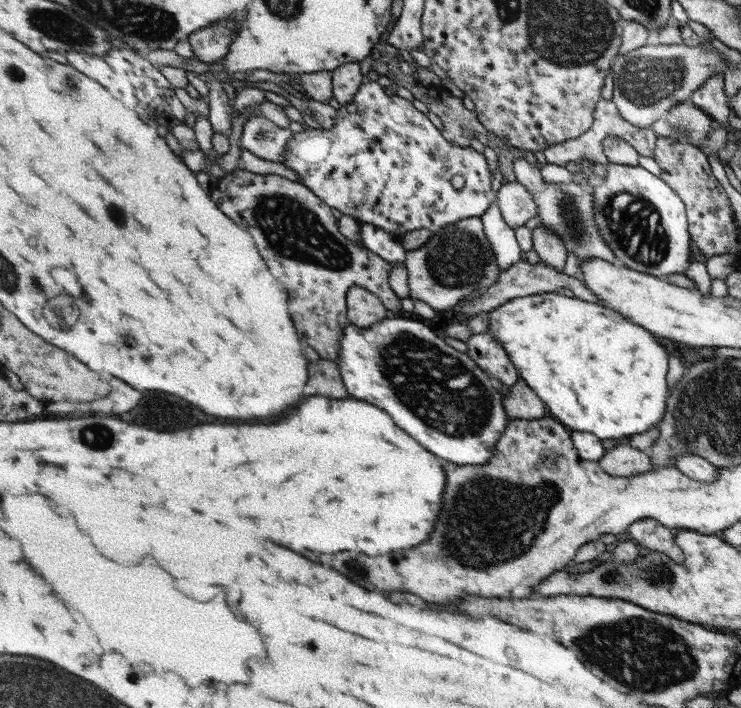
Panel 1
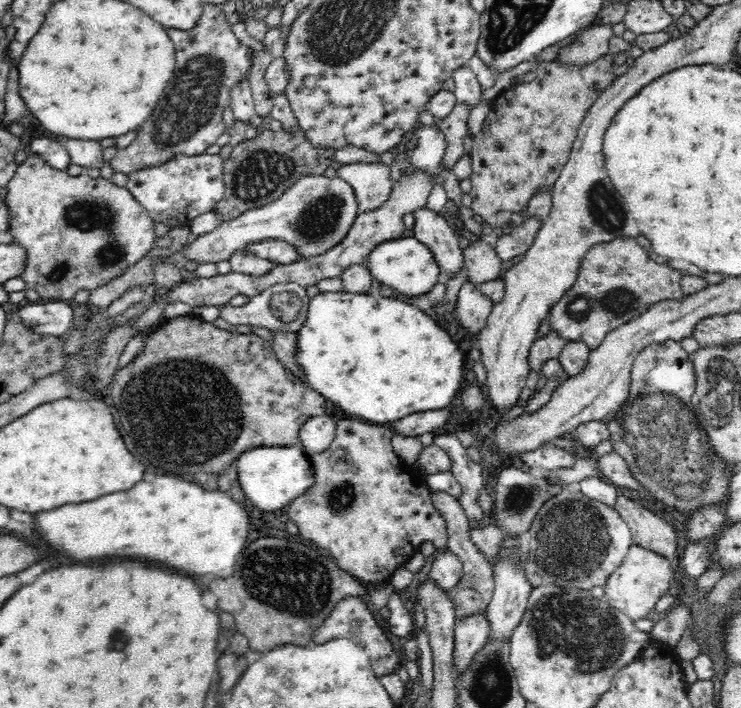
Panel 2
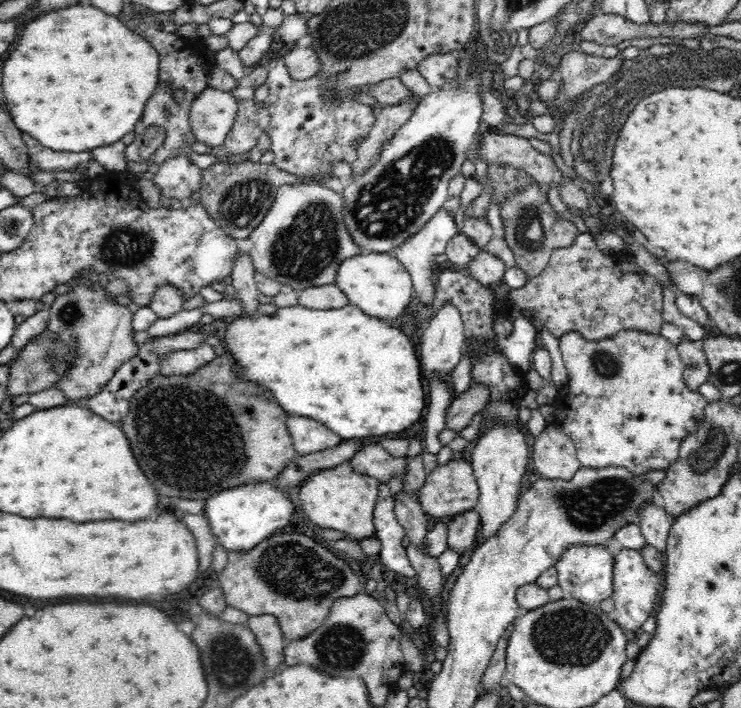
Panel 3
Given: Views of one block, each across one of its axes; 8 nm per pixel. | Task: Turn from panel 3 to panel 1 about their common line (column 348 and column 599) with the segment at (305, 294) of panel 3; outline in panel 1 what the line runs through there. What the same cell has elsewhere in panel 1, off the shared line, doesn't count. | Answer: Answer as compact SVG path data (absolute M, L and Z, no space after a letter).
M527 260L515 264L513 268L509 268L507 272L503 272L501 280L491 286L487 292L483 294L477 294L477 298L473 298L471 302L461 302L457 304L453 310L457 312L457 316L479 316L483 312L493 312L497 308L501 308L503 304L507 304L509 300L513 298L523 298L523 296L533 296L533 294L545 294L545 292L555 292L557 288L569 288L573 292L573 298L579 298L579 300L585 300L585 302L593 302L593 304L601 304L601 300L577 278L577 276L567 276L563 272L557 272L553 268L549 268L549 264L527 264Z

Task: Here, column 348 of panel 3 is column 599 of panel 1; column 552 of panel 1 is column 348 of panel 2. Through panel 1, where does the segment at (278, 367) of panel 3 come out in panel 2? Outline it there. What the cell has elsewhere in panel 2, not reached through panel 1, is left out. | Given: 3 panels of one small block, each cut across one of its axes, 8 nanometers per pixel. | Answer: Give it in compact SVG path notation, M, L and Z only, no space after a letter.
M320 292L318 296L314 296L308 302L308 312L306 312L306 320L302 324L302 328L296 332L298 334L298 354L296 354L296 362L298 366L306 372L304 376L308 378L306 384L310 390L322 394L328 400L328 406L332 412L336 412L340 418L350 418L350 420L362 420L362 422L372 422L372 424L384 424L384 422L398 422L410 414L418 414L418 412L430 412L430 410L440 410L450 406L450 400L456 396L456 390L462 382L462 364L466 358L462 358L458 346L452 342L452 338L448 336L446 330L442 330L432 318L428 318L424 314L424 310L420 310L414 304L408 302L400 302L396 298L384 298L382 294L352 294L352 292Z

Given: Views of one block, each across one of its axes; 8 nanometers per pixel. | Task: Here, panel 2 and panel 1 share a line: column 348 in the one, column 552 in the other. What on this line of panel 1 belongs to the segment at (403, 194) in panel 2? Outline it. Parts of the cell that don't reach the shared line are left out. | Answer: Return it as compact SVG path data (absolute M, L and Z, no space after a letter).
M537 224L531 232L531 240L533 240L533 252L539 256L541 264L549 264L549 268L561 272L567 252L559 240L559 236L549 230L543 224Z

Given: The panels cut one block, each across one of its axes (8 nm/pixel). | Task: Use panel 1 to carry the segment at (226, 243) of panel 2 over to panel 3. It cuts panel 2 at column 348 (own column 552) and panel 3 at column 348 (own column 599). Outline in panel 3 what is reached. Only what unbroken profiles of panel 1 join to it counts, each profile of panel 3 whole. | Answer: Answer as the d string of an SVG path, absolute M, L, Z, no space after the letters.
M320 184L282 186L272 208L250 234L250 242L254 244L252 260L256 270L298 294L306 288L336 284L340 264L362 254L344 226L342 196Z

